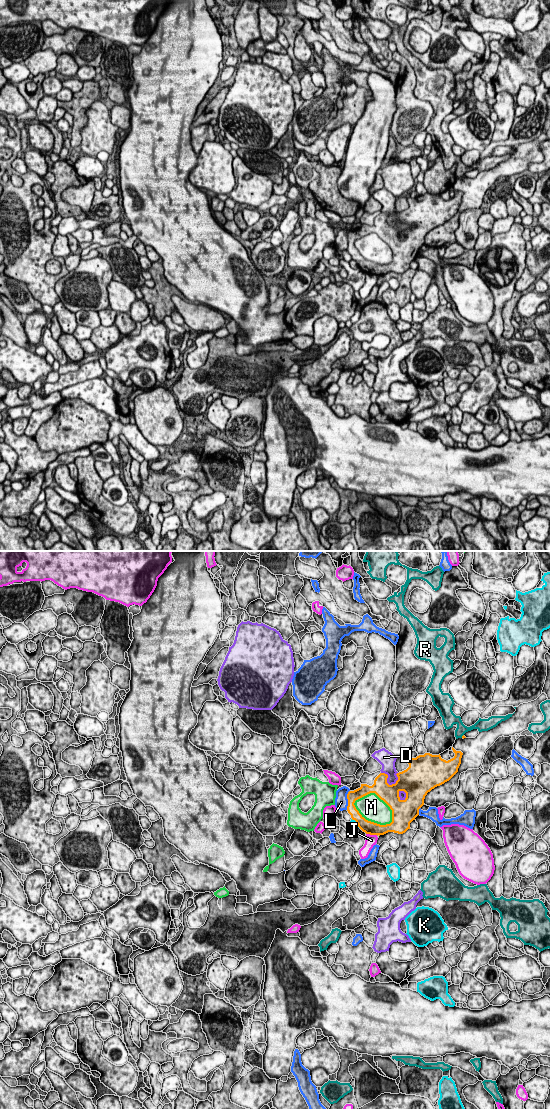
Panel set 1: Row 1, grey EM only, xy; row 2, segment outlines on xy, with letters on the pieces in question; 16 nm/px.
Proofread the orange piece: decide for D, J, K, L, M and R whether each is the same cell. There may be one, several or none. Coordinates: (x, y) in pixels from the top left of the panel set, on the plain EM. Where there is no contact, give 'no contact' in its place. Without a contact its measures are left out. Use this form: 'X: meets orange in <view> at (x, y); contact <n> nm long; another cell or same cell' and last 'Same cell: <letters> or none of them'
D: meets orange in xy at (386, 221); contact 320 nm long; another cell
J: meets orange in xy at (372, 274); contact 190 nm long; another cell
K: meets orange in xy at (356, 262); contact 200 nm long; another cell
L: meets orange in xy at (348, 240); contact 320 nm long; another cell
M: meets orange in xy at (370, 261); contact 700 nm long; another cell
R: meets orange in xy at (462, 176); contact 70 nm long; another cell
Same cell: none of them

